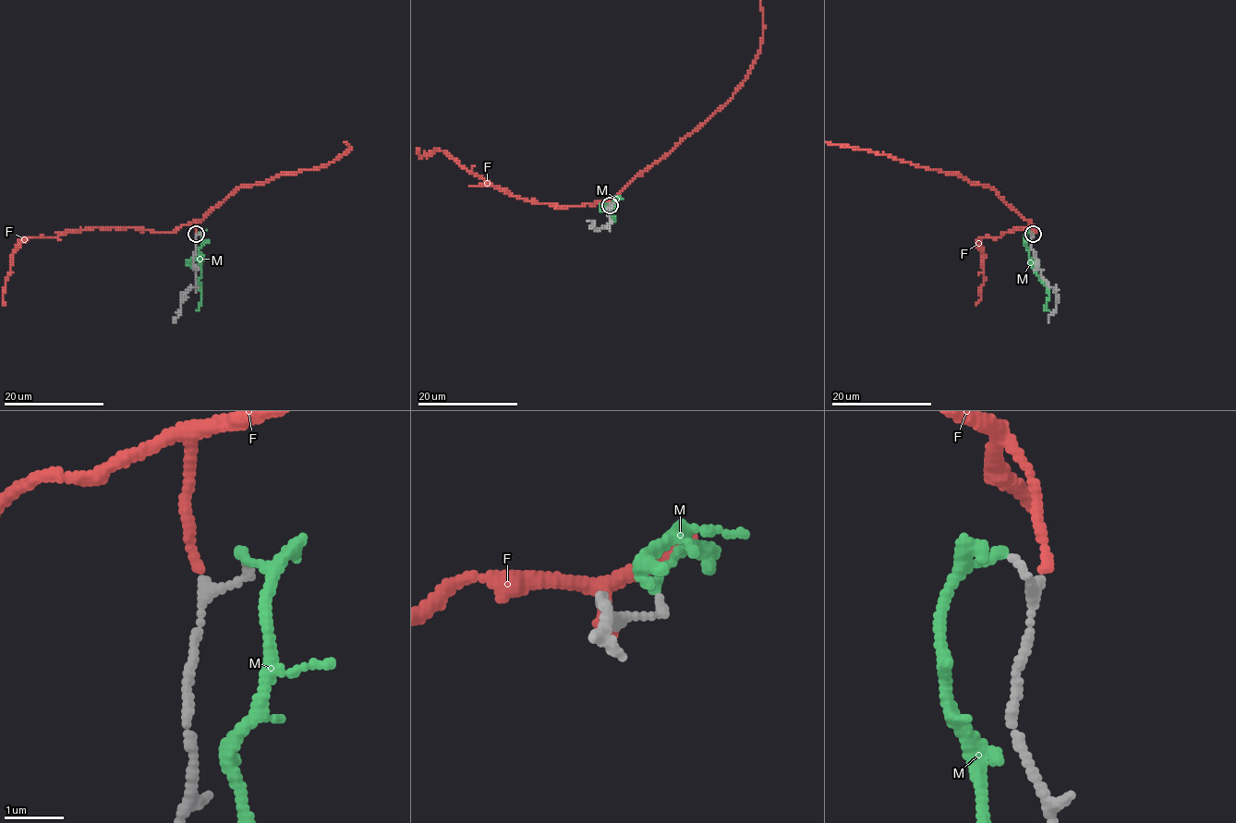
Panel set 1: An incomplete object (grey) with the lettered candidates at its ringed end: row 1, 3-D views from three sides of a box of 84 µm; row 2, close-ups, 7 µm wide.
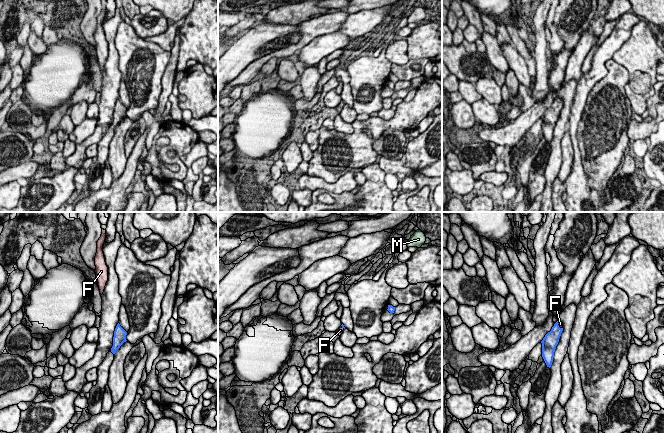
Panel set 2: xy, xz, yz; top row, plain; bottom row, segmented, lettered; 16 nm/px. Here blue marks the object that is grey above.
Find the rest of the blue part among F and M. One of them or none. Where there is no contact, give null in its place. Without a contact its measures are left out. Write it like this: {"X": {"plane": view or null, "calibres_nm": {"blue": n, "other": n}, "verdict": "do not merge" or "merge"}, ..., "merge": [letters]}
{"F": {"plane": "yz", "calibres_nm": {"blue": 220, "other": 70}, "verdict": "merge"}, "M": {"plane": null, "verdict": "do not merge"}, "merge": ["F"]}

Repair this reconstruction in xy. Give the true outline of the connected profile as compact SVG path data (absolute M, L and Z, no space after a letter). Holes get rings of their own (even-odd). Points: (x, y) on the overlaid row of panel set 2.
M118 323L115 331L114 331L114 337L113 337L113 346L111 348L111 352L113 354L116 353L116 351L120 348L120 346L126 342L126 335L127 332L120 326L120 324Z

